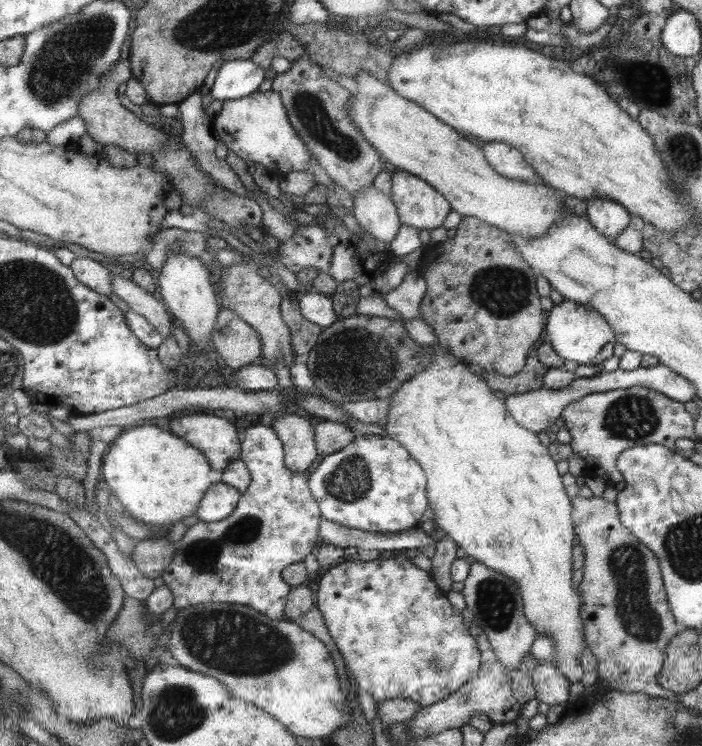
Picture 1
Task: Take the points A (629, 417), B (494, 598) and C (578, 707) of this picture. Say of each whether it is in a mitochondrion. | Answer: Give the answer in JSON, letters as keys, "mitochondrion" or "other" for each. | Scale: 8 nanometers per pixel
{"A":"mitochondrion","B":"mitochondrion","C":"other"}

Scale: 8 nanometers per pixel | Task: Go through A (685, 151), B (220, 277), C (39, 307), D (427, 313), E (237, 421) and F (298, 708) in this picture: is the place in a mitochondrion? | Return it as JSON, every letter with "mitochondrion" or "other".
{"A":"mitochondrion","B":"other","C":"mitochondrion","D":"other","E":"other","F":"other"}

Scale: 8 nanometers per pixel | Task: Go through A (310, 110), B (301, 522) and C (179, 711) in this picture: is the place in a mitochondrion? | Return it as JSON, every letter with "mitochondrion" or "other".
{"A":"mitochondrion","B":"other","C":"mitochondrion"}

